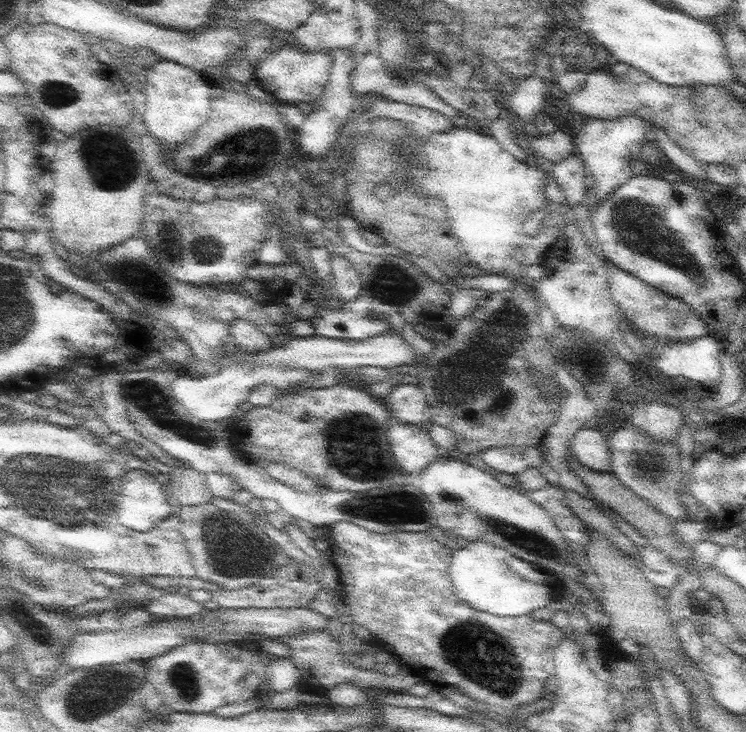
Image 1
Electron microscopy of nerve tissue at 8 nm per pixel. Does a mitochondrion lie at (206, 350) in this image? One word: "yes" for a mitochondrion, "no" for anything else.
no

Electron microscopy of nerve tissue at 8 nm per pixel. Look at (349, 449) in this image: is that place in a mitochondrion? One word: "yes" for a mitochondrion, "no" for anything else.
yes

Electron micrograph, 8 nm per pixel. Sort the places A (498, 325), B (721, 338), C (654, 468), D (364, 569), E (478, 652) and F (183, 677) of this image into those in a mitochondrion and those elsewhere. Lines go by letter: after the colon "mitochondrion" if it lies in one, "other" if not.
A: other
B: other
C: mitochondrion
D: other
E: mitochondrion
F: mitochondrion

